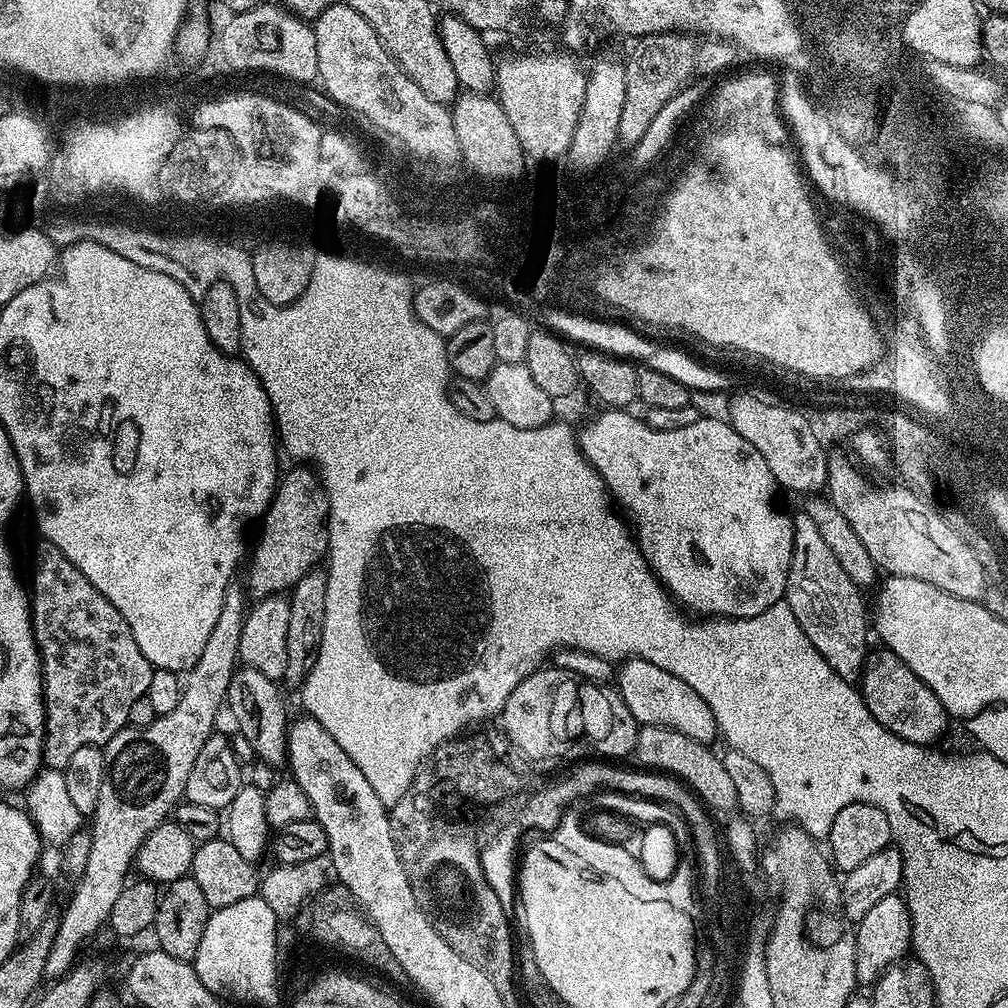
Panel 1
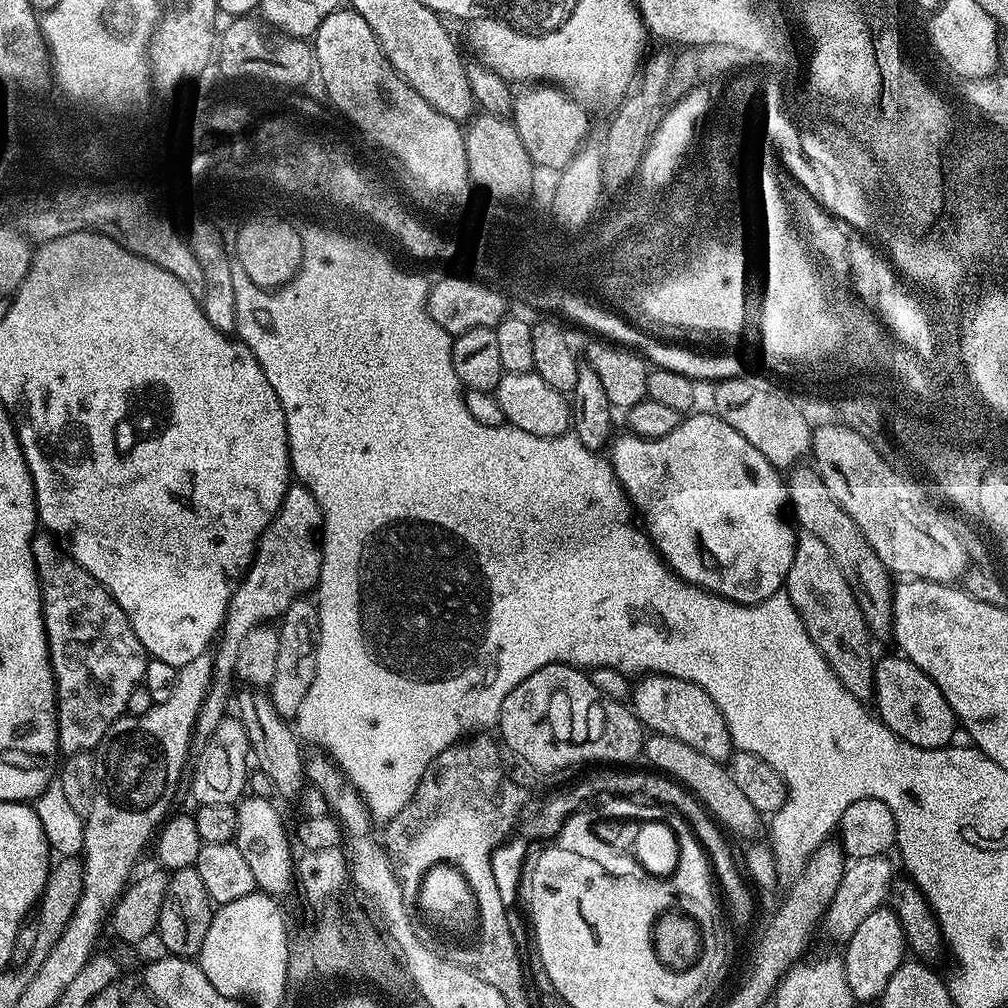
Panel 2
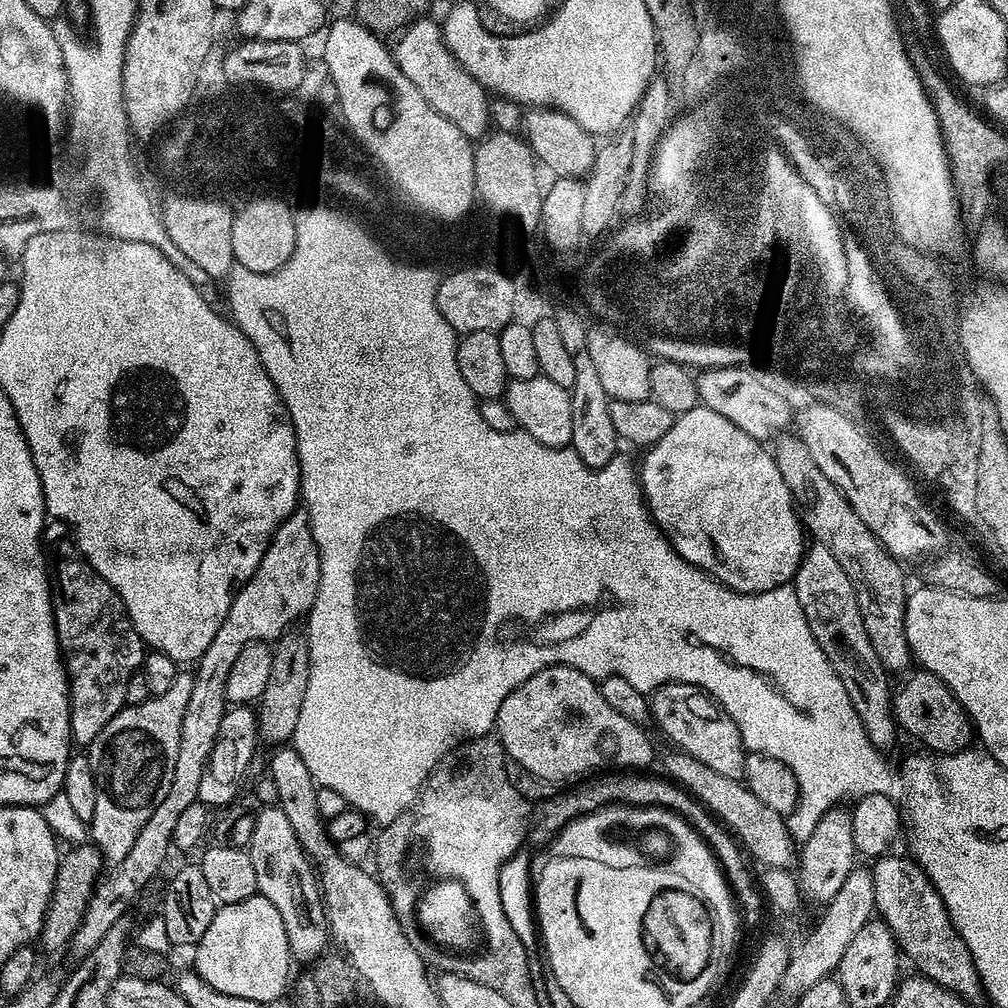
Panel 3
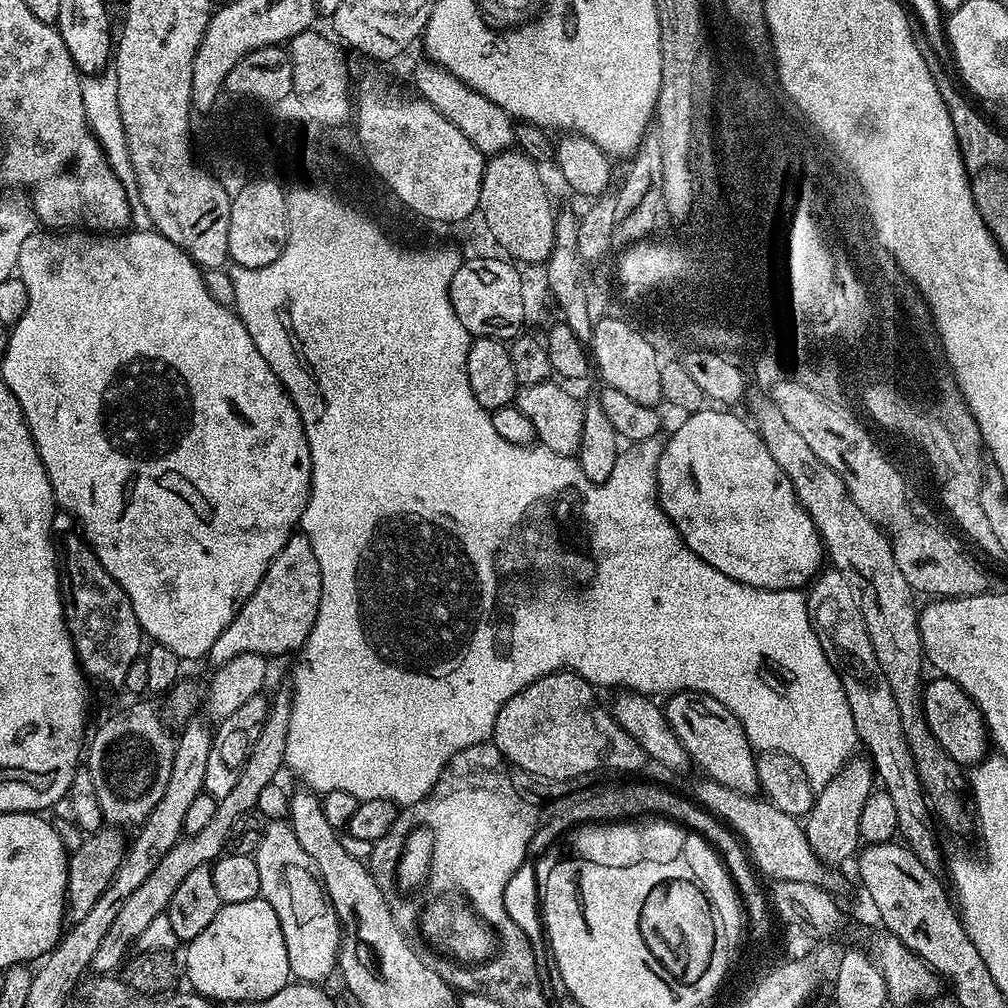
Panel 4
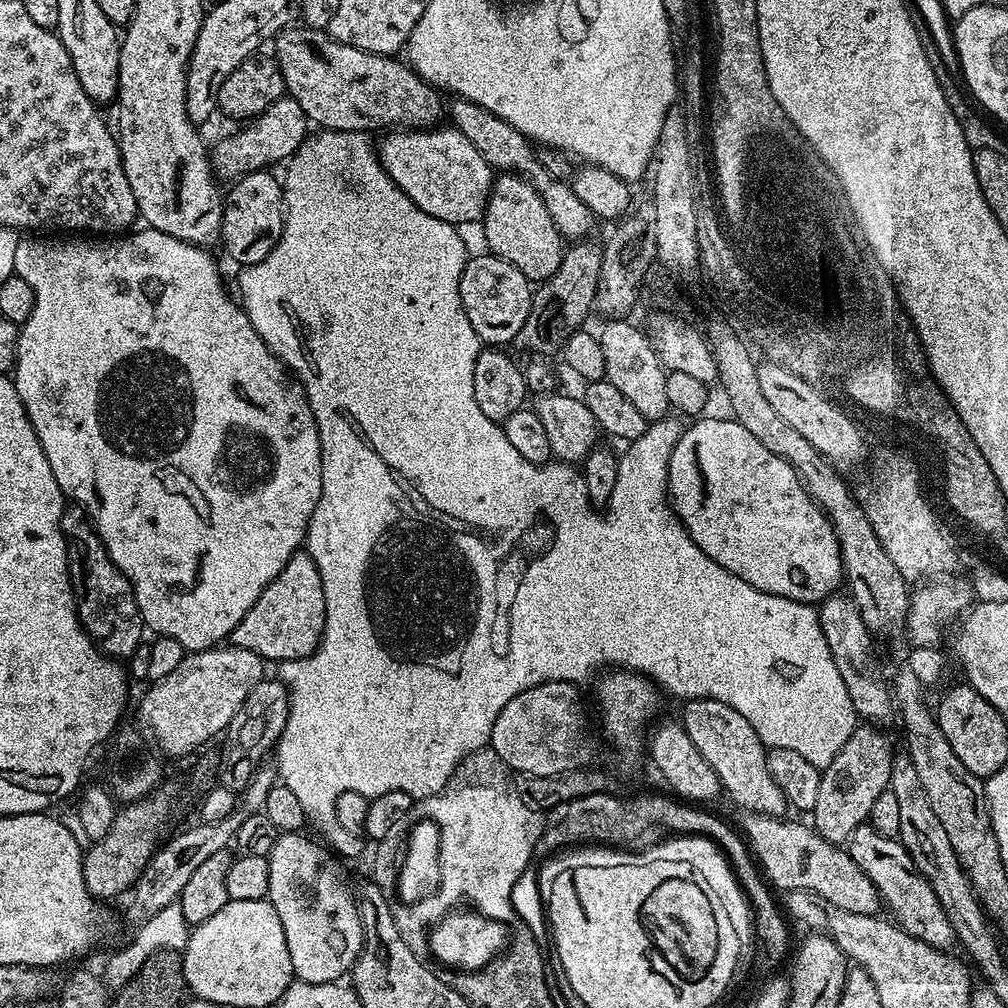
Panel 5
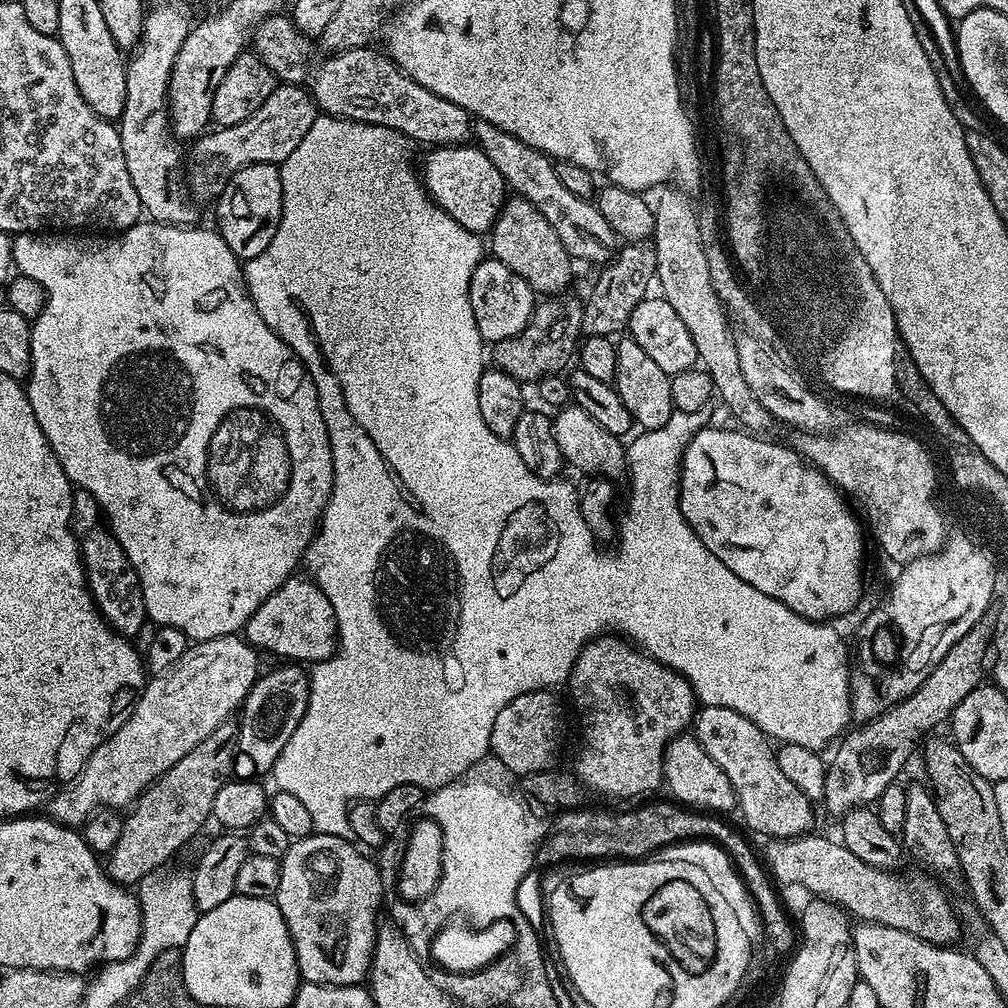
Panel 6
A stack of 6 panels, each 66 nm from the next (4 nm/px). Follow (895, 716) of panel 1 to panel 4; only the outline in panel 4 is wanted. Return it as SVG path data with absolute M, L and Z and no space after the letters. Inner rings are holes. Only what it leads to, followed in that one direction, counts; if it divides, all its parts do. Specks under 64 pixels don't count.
M935 678L923 685L922 699L924 701L924 717L942 750L954 758L961 766L975 766L985 759L990 752L990 737L984 726L984 715L978 706L953 680Z

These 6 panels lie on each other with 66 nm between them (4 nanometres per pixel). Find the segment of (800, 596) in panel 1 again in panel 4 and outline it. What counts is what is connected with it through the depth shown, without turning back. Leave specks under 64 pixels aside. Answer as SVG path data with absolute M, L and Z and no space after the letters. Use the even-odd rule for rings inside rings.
M835 568L828 570L819 573L806 592L814 634L818 634L818 642L826 658L838 674L842 690L846 690L846 702L850 702L850 714L859 743L868 747L875 775L883 791L888 792L894 801L899 835L905 836L903 839L907 847L926 867L939 869L940 844L936 841L936 828L932 825L934 816L902 730L898 702L894 702L890 682L886 682L886 674L882 674L882 666L878 666L878 658L874 658L874 646L870 646L870 634L866 634L866 622L862 622L862 610L858 610L854 590L839 571Z

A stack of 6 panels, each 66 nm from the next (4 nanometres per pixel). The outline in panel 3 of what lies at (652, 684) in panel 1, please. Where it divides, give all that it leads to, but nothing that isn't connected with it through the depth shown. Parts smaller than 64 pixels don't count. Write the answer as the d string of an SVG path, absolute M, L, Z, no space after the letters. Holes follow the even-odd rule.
M664 684L651 693L650 716L679 751L698 758L698 762L710 766L710 770L718 770L718 774L726 774L726 778L743 777L746 749L742 734L734 718L708 693L697 690L693 684Z

